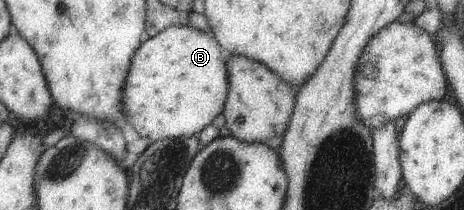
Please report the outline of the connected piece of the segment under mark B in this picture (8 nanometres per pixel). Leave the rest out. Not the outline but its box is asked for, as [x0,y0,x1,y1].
[121,26,228,141]

